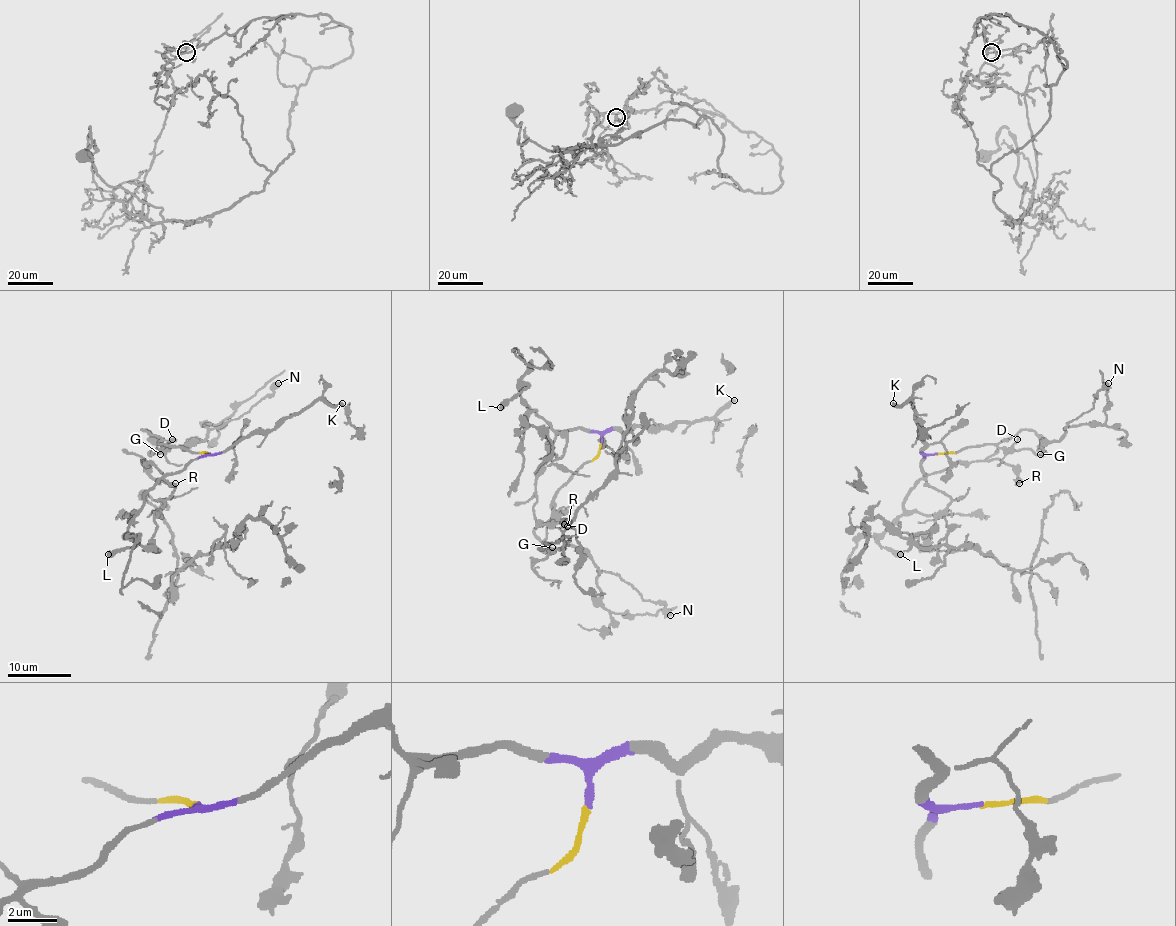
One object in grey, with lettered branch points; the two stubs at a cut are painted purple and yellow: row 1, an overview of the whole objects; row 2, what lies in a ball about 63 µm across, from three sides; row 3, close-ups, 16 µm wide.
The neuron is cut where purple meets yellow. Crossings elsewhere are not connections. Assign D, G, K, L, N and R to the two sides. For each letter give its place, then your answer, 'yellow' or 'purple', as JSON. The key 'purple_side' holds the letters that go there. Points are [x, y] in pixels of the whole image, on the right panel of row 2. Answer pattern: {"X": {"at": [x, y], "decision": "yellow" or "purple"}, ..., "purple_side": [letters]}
{"D": {"at": [1017, 439], "decision": "yellow"}, "G": {"at": [1040, 454], "decision": "yellow"}, "K": {"at": [893, 403], "decision": "purple"}, "L": {"at": [900, 554], "decision": "purple"}, "N": {"at": [1108, 383], "decision": "yellow"}, "R": {"at": [1019, 483], "decision": "purple"}, "purple_side": ["K", "L", "R"]}

